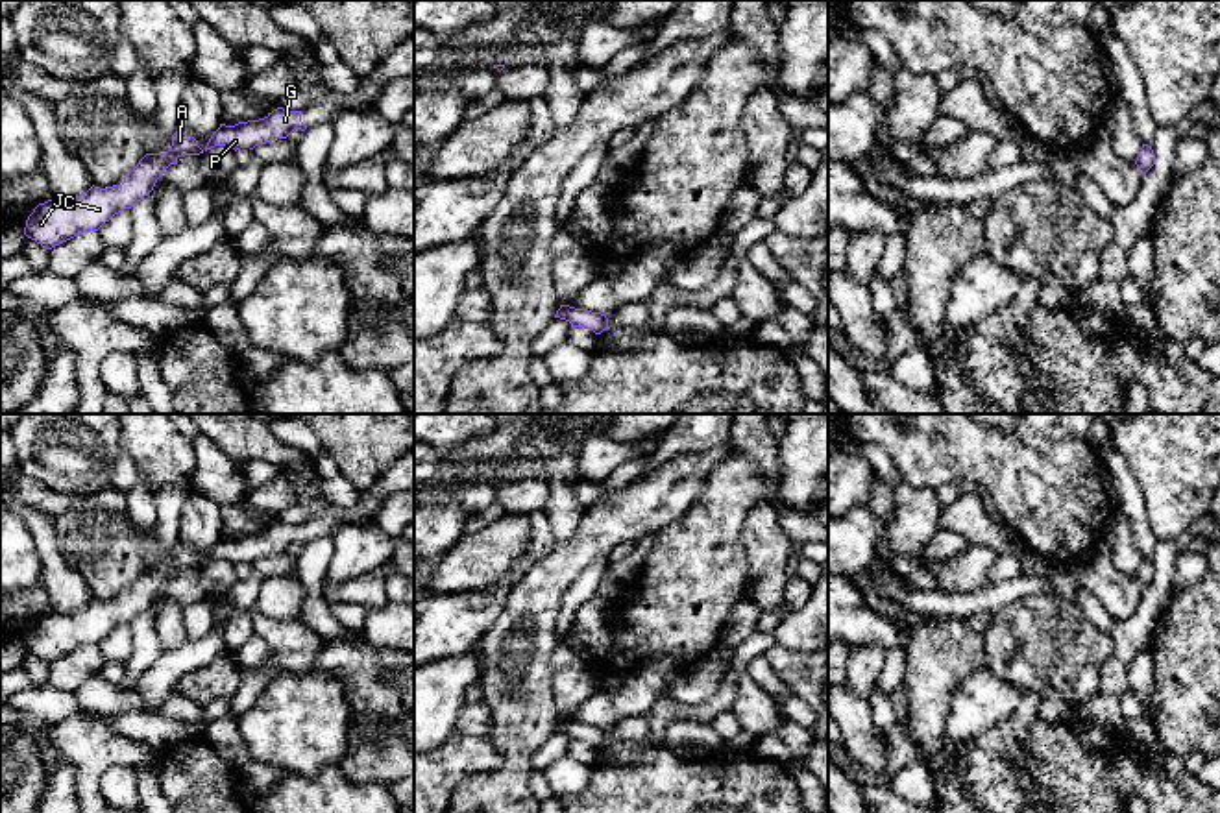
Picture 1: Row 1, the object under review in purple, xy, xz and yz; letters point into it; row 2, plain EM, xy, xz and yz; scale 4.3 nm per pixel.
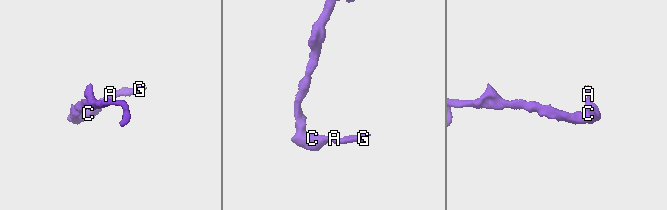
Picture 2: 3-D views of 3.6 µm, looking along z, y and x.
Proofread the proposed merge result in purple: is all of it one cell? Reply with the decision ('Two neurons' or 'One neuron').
One neuron

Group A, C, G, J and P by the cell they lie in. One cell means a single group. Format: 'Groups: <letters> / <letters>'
Groups: A C G J P

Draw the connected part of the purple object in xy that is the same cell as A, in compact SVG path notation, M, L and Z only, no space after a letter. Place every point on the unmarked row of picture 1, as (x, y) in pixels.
M274 523L264 532L220 538L201 564L194 551L181 545L172 549L172 560L165 567L146 567L139 578L124 591L122 599L107 602L91 601L74 613L52 612L39 617L26 634L24 649L46 663L52 663L78 649L98 645L105 636L124 623L131 623L148 610L157 593L170 578L177 578L181 569L200 569L214 560L231 564L250 562L270 554L287 552L294 543L305 545L301 525Z

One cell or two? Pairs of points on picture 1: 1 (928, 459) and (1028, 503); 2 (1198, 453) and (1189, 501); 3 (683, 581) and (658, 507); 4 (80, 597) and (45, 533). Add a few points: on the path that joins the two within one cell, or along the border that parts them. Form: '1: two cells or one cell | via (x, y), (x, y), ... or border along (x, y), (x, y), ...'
1: one cell | via (952, 459), (984, 459), (1004, 479)
2: one cell | via (1189, 464), (1189, 490)
3: two cells | border along (697, 497), (679, 518), (655, 533)
4: one cell | via (63, 581), (56, 573), (48, 549)

